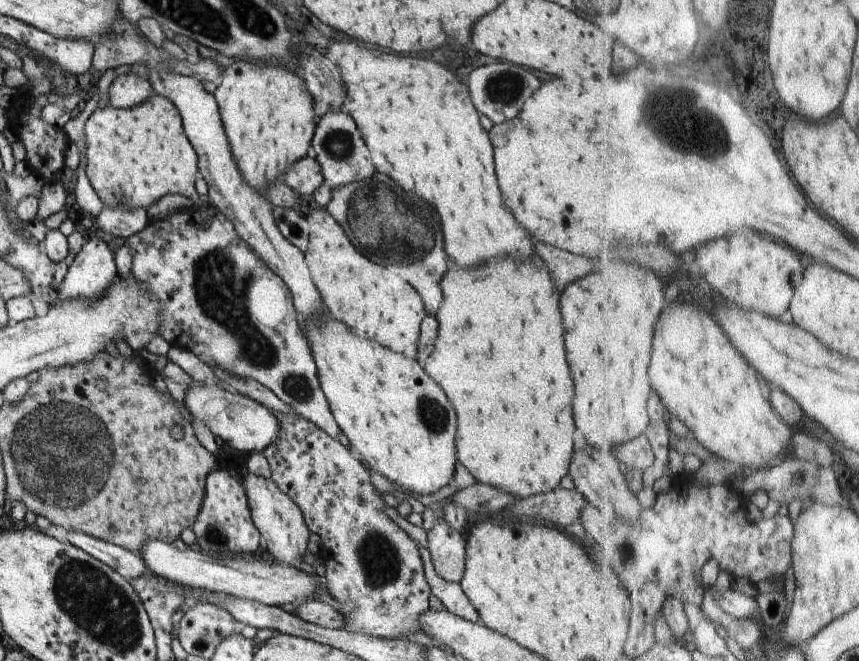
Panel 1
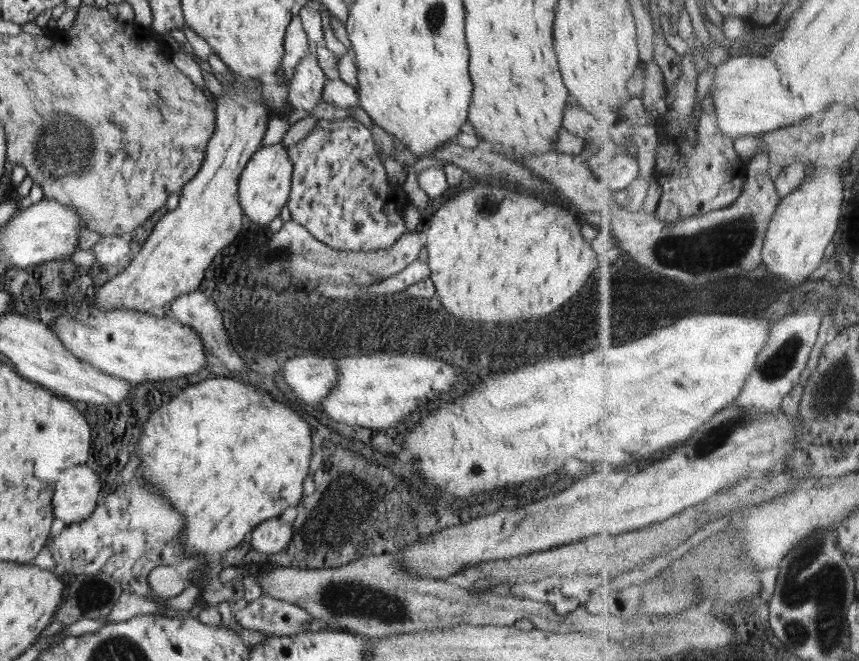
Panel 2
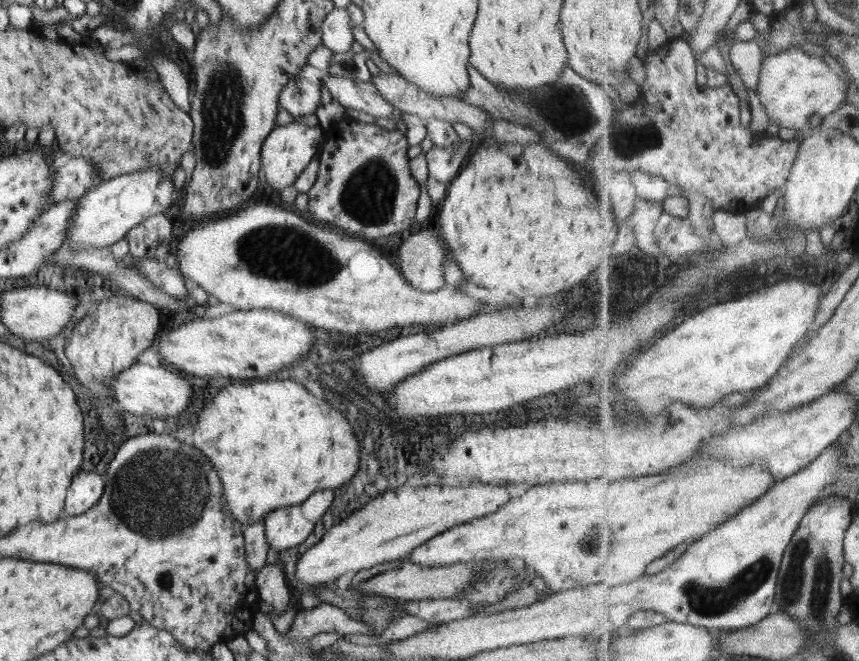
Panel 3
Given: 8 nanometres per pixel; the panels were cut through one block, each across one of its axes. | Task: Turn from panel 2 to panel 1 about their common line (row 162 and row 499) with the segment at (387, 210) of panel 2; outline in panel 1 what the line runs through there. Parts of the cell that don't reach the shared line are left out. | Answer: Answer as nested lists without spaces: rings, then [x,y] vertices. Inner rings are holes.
[[[294,413],[274,414],[279,421],[279,435],[262,452],[269,462],[271,479],[300,507],[307,527],[321,536],[322,547],[328,549],[329,559],[324,561],[325,579],[329,593],[344,609],[343,628],[385,639],[406,639],[406,634],[416,630],[423,632],[418,617],[430,608],[431,593],[423,560],[414,541],[382,509],[387,504],[375,491],[369,468],[313,422]]]

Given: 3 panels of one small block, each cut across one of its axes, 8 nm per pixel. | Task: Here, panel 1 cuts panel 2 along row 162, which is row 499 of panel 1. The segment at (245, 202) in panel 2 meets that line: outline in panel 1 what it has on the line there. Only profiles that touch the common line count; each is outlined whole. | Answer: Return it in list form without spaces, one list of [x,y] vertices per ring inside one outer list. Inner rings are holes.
[[[248,471],[243,475],[244,487],[251,517],[259,530],[263,542],[266,542],[266,550],[274,556],[276,562],[294,567],[300,562],[300,556],[307,551],[306,545],[311,530],[305,523],[300,507],[270,478],[264,478]]]

